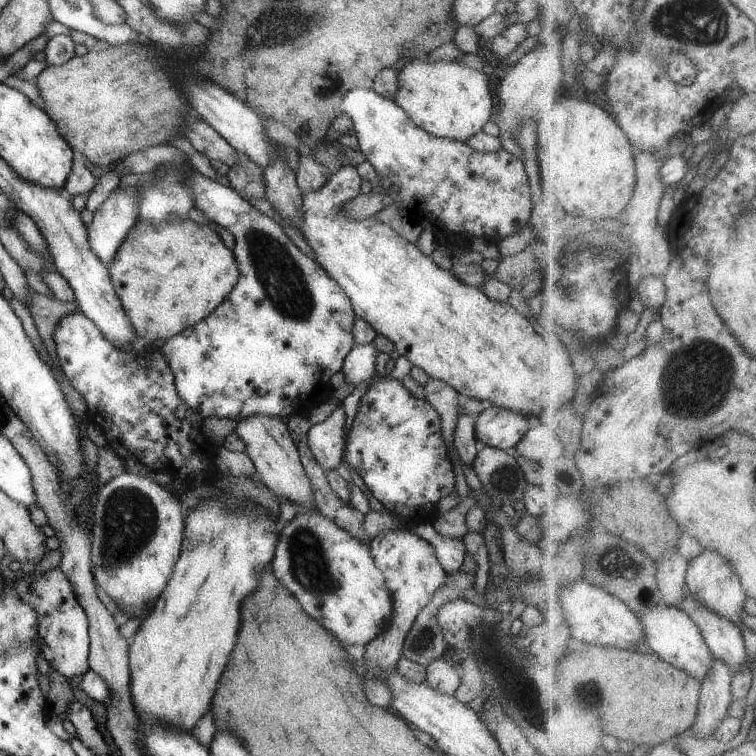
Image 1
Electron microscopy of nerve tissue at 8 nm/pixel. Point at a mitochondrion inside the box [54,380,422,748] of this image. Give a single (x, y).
(130, 520)

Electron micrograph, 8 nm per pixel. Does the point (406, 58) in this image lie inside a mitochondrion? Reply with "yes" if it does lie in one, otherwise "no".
no

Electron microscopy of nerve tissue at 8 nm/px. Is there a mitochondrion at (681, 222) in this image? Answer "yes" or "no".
no

